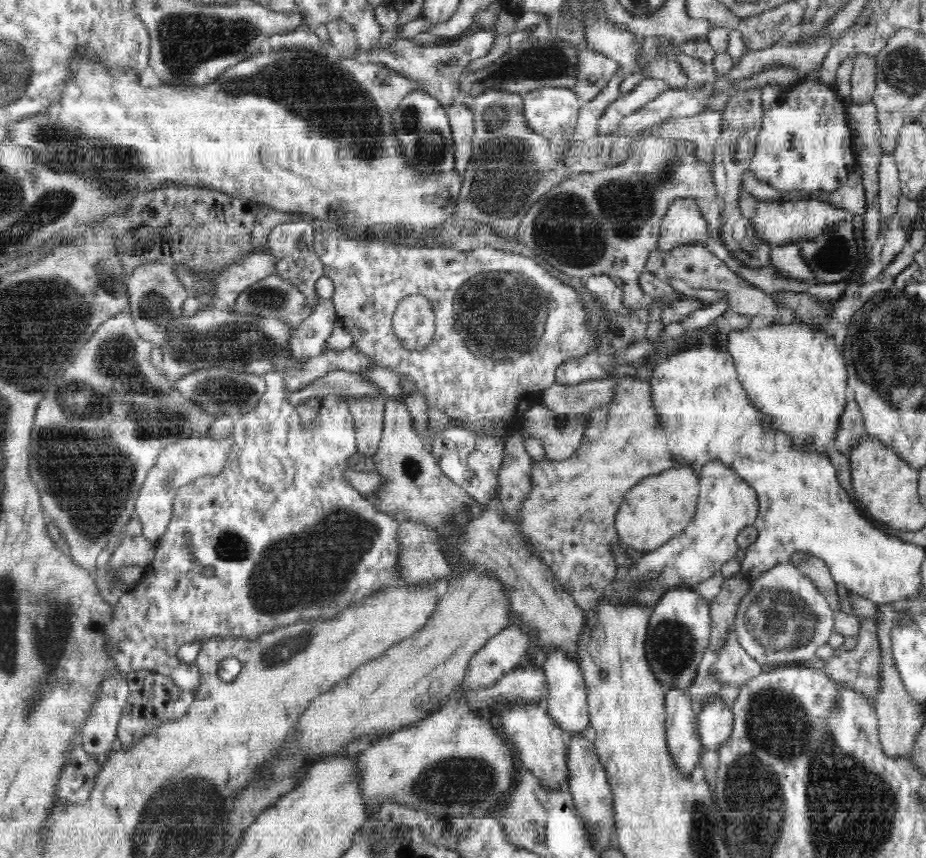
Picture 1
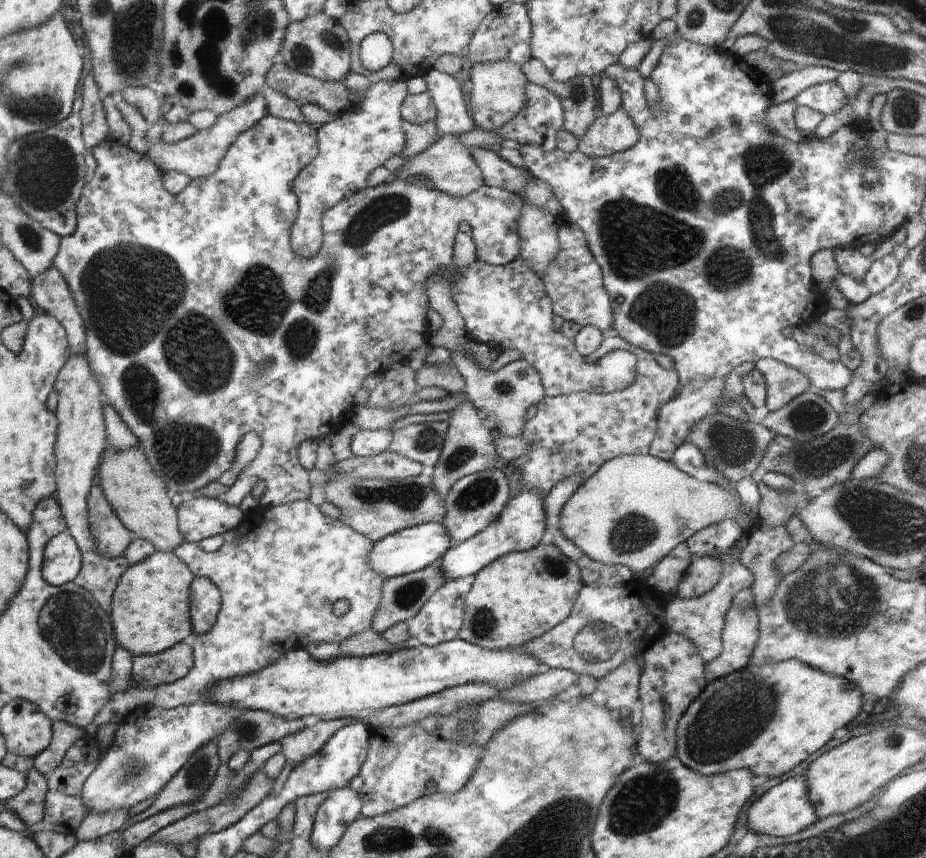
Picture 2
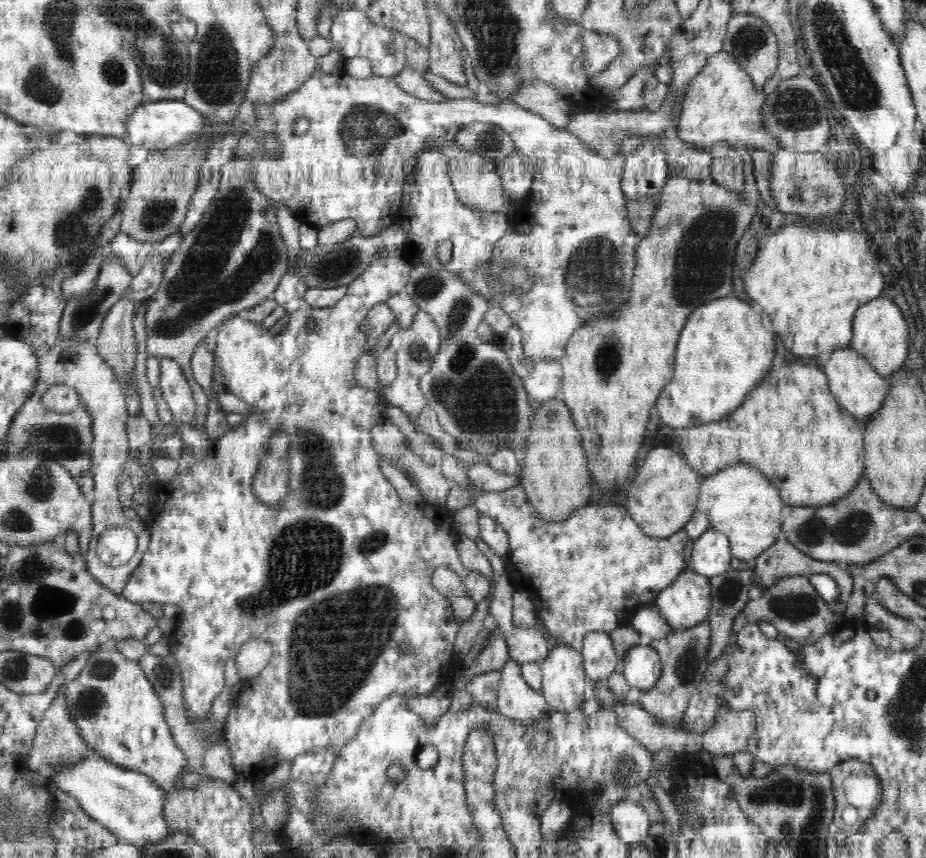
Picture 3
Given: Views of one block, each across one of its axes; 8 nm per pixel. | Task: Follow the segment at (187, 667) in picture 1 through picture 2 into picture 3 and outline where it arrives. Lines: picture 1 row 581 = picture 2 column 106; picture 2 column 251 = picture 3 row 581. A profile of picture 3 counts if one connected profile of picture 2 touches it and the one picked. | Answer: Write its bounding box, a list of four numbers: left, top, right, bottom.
[122,203,552,777]

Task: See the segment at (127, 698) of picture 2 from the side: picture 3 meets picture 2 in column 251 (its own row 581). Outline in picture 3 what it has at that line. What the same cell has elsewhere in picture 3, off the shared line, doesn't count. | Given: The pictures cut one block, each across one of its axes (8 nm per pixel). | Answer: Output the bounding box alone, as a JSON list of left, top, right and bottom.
[475,484,689,653]

